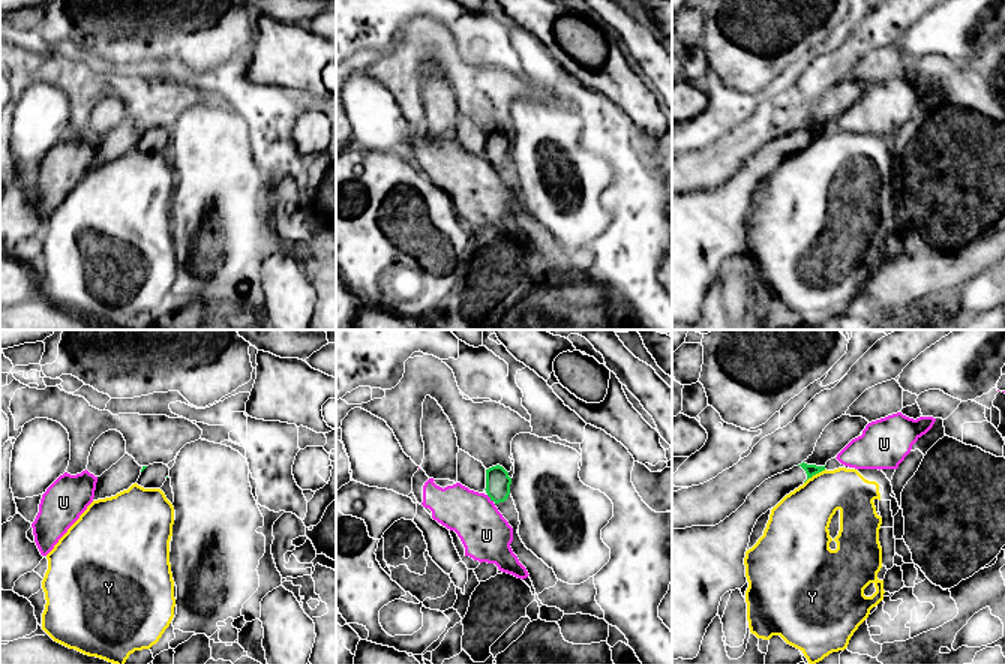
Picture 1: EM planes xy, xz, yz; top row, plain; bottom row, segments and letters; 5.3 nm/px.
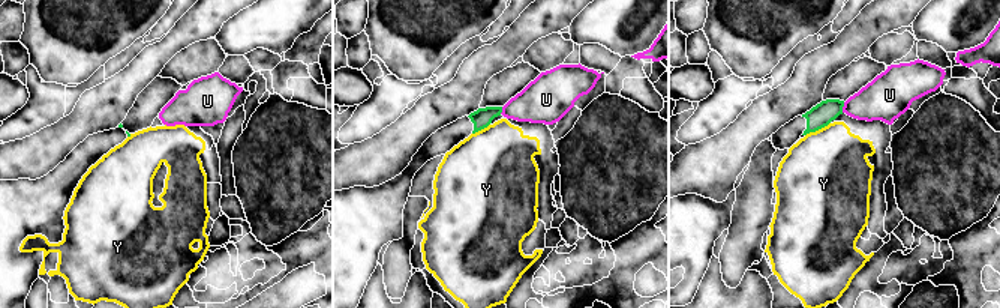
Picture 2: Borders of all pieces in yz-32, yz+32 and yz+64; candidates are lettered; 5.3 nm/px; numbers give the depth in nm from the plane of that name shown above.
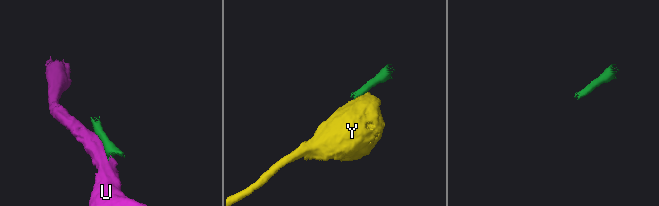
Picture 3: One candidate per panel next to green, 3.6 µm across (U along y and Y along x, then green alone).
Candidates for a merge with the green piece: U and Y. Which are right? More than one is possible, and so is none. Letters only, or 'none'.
none

